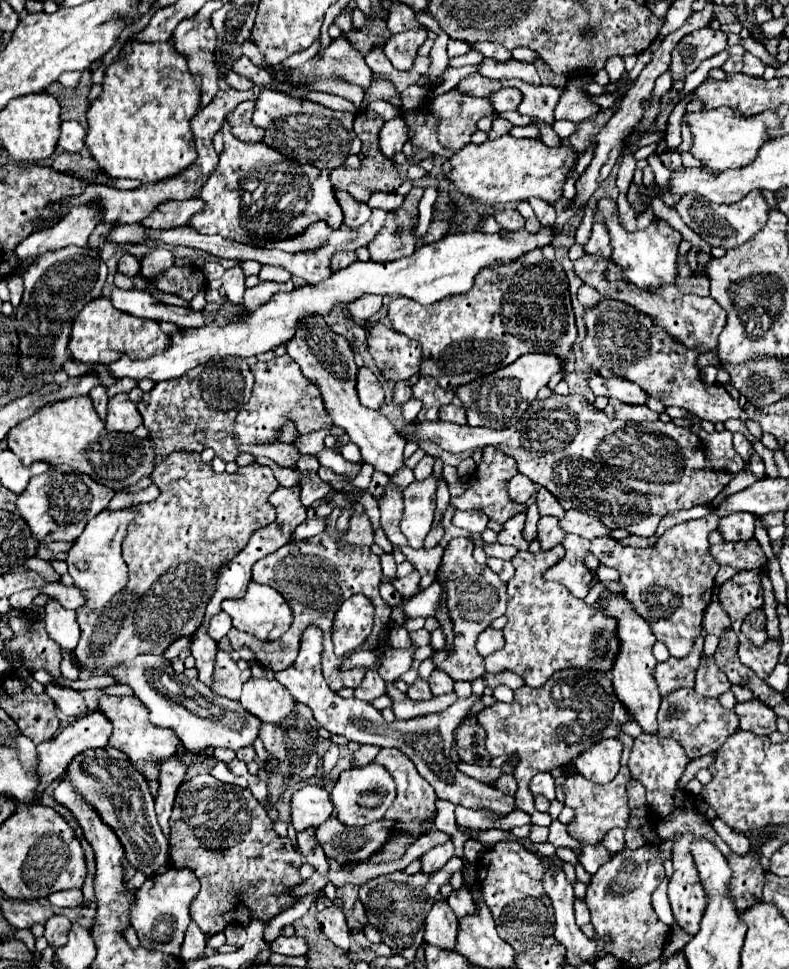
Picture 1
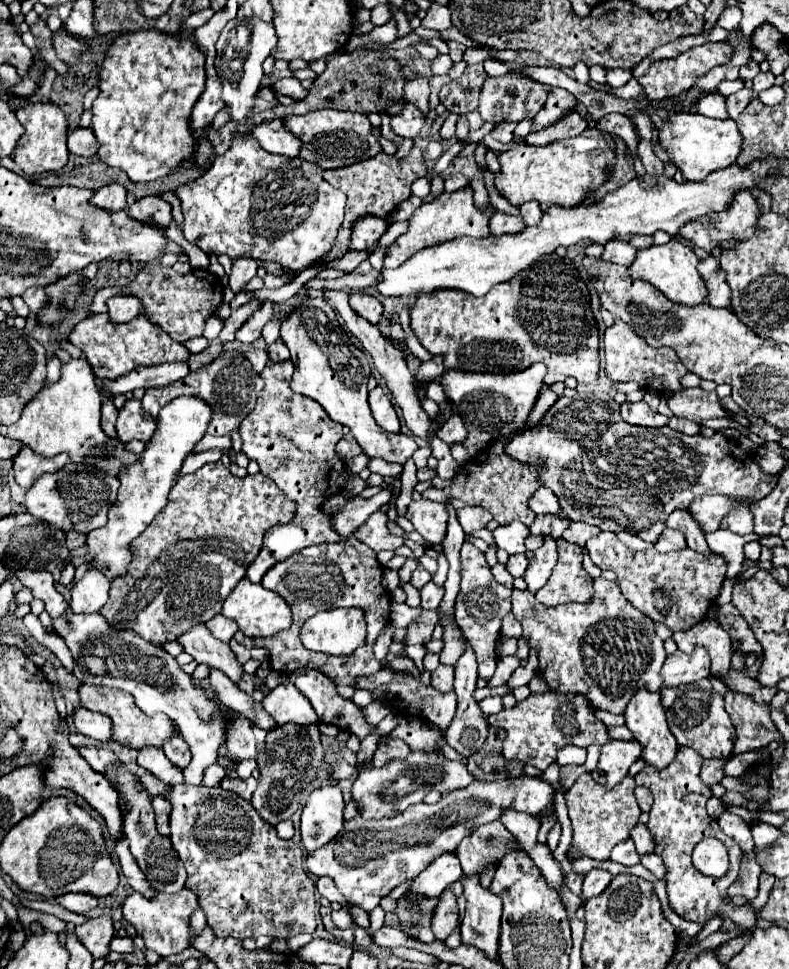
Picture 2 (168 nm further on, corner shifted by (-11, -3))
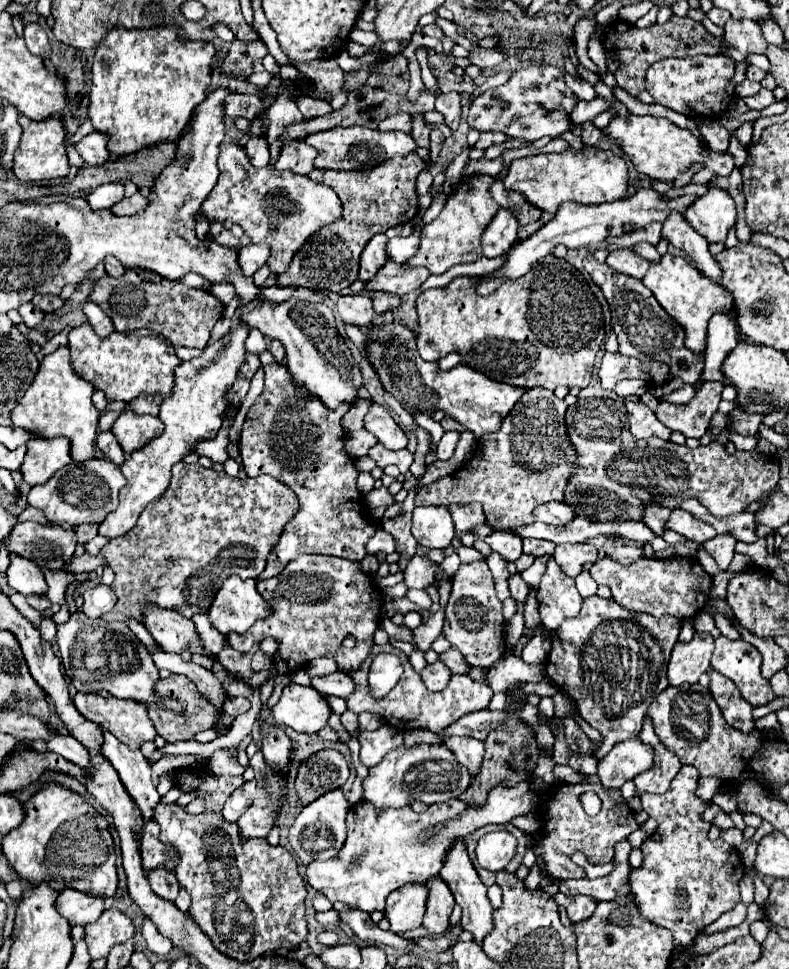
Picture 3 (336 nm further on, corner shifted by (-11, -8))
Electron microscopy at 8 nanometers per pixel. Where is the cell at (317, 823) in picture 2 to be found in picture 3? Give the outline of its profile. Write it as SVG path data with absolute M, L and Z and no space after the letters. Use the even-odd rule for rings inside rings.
M341 788L327 792L325 796L317 798L311 806L305 806L301 810L295 824L289 828L289 844L295 852L295 856L305 866L313 860L329 860L341 850L345 836L347 836L347 828L345 828L347 812L349 812L349 802L347 802Z

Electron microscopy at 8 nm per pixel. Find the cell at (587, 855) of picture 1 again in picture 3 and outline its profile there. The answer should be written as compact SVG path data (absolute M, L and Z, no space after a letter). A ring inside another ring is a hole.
M557 892L557 894L555 894L555 900L557 900L559 904L563 904L563 908L567 910L569 920L571 920L573 924L587 920L587 918L593 914L595 906L597 906L591 896L575 896L575 898L569 898L569 896Z

